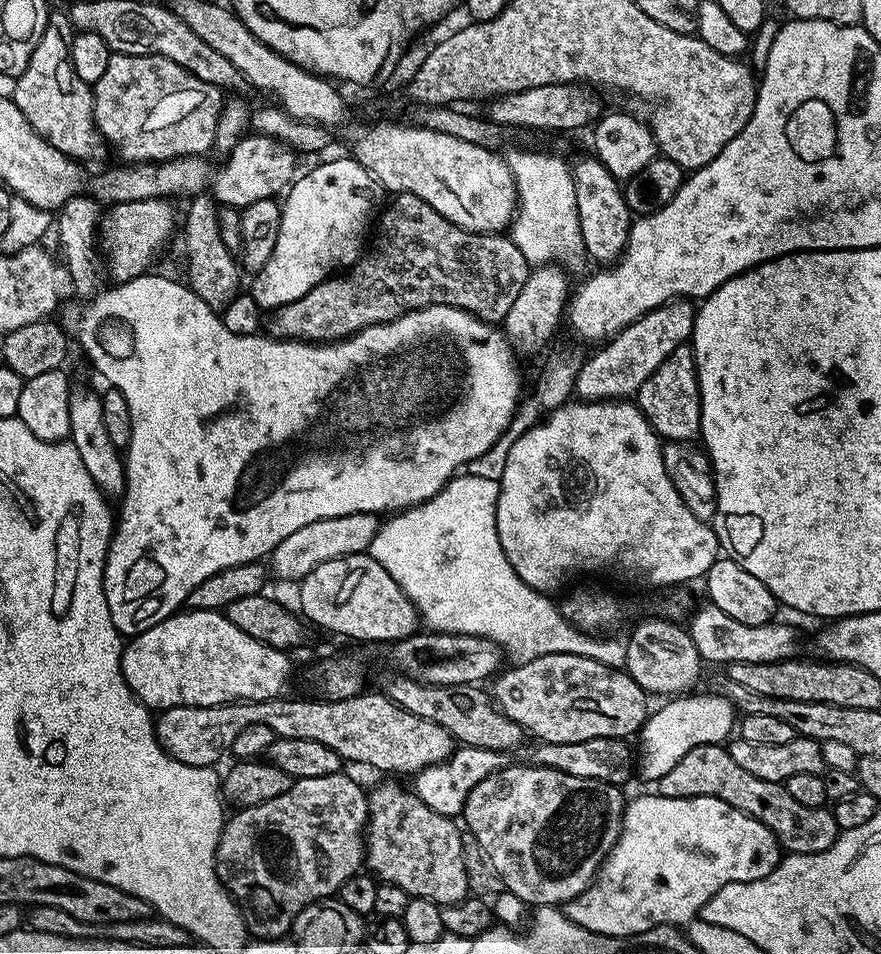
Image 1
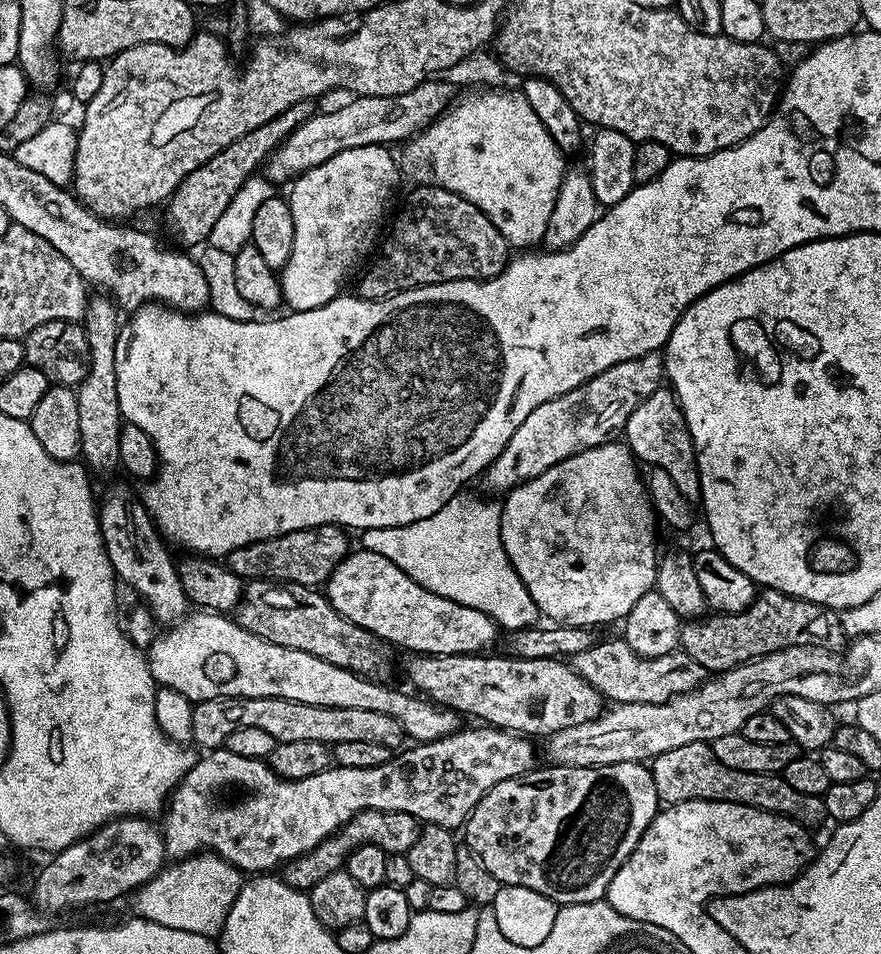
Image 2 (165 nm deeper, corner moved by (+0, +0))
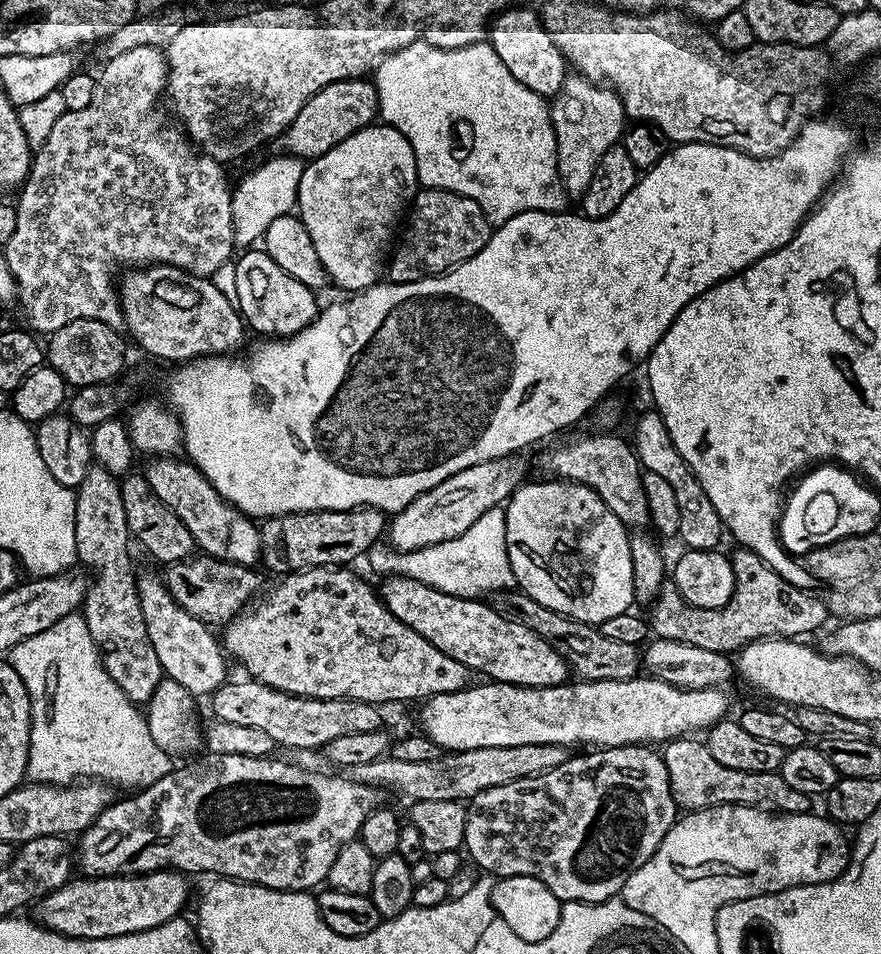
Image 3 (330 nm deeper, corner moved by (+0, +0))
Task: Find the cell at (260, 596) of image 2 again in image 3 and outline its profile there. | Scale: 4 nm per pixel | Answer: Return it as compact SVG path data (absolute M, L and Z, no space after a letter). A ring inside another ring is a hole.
M196 554L179 564L167 565L165 572L168 573L163 573L162 579L174 602L178 602L178 606L182 606L186 614L194 614L194 618L209 626L227 626L235 616L247 609L261 591L260 576L256 571L255 567L246 564L235 564L216 560L213 556Z

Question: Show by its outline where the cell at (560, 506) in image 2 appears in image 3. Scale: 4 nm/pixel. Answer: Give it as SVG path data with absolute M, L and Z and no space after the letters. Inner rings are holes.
M540 478L537 484L525 482L508 497L504 517L506 546L514 578L519 591L534 598L534 602L542 602L542 606L558 614L593 626L633 607L634 566L630 562L630 532L594 490L555 478Z

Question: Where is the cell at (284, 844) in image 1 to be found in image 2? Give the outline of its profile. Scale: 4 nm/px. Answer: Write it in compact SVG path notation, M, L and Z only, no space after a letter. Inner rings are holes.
M359 812L335 836L329 836L314 850L310 850L299 856L298 859L283 865L282 879L294 888L309 890L332 871L340 870L344 861L348 858L348 853L353 852L359 844L373 844L389 854L407 854L410 846L414 846L414 842L420 836L421 831L421 825L416 817L405 812Z

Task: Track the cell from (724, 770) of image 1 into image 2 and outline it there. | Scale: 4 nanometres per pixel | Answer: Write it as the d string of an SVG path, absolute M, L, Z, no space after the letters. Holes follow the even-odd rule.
M690 742L690 746L677 746L675 750L666 750L650 761L652 777L658 798L665 804L681 804L691 800L721 800L734 802L742 806L754 806L779 816L788 816L804 828L816 830L820 823L828 820L828 811L823 796L801 794L794 790L783 775L750 774L746 770L730 770L714 758L711 743Z

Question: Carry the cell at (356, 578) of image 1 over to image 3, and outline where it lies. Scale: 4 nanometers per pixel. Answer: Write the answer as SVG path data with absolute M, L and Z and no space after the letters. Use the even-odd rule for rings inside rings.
M389 575L388 580L381 588L378 588L378 595L388 612L394 614L396 620L406 622L410 630L414 630L422 638L426 638L429 644L436 649L442 650L442 654L450 654L454 662L462 662L473 673L481 672L481 677L492 682L501 684L517 684L527 688L549 688L565 683L569 679L570 669L562 654L546 642L530 626L522 626L522 622L514 622L510 618L502 618L493 610L491 603L480 598L469 598L466 596L451 596L434 586L426 586L409 576Z

